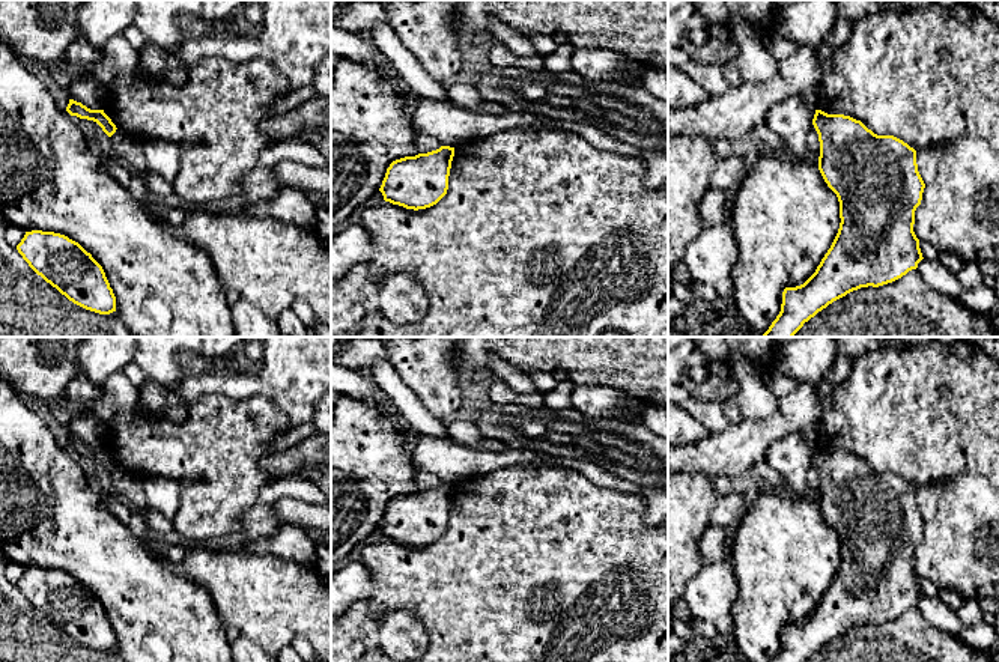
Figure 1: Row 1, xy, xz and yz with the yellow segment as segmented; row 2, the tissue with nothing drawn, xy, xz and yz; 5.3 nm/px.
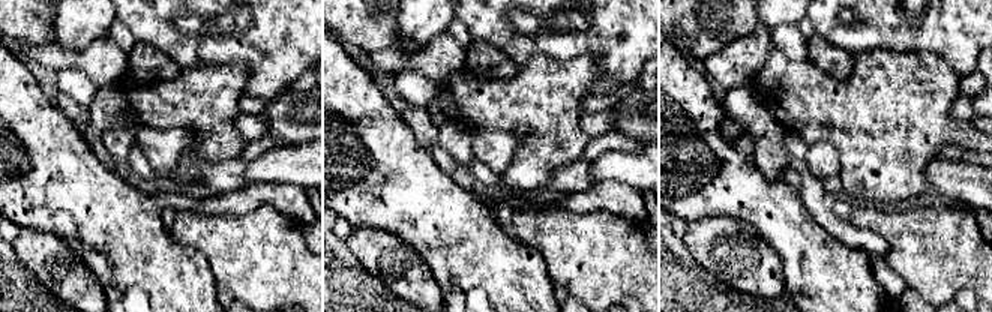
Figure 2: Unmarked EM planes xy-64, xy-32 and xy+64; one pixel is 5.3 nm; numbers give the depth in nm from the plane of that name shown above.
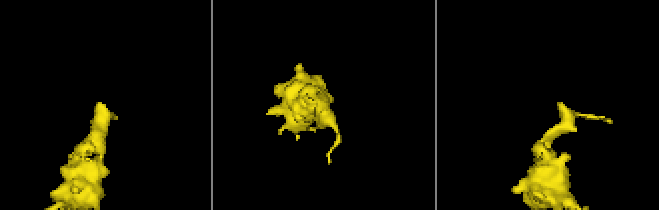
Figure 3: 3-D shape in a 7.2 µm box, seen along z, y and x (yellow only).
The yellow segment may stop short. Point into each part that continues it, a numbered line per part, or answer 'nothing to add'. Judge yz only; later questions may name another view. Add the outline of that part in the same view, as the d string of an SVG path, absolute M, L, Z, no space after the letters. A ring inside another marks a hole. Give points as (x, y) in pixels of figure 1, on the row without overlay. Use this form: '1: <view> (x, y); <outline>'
nothing to add

